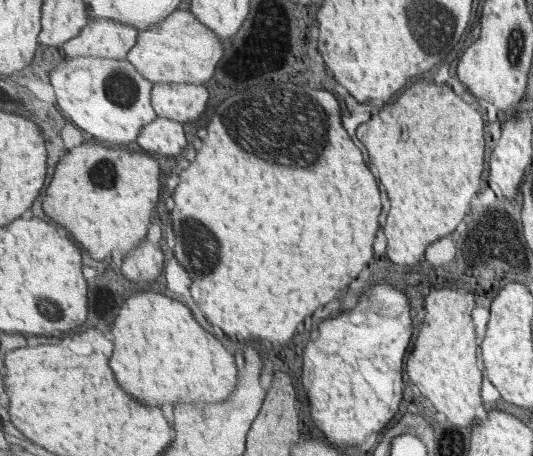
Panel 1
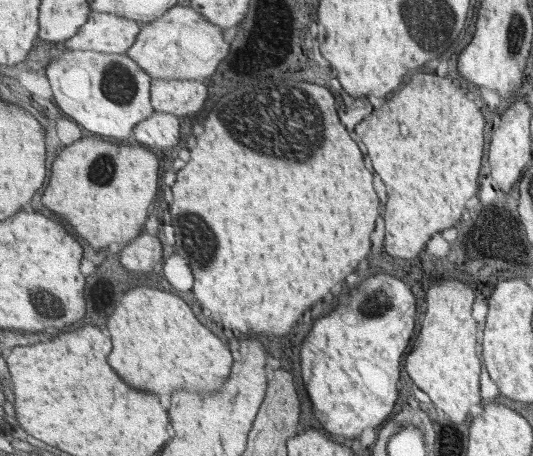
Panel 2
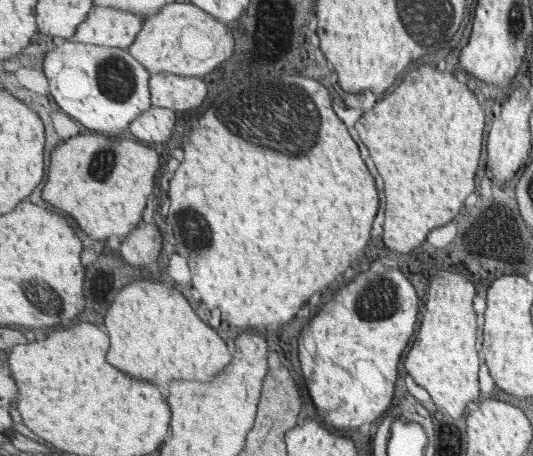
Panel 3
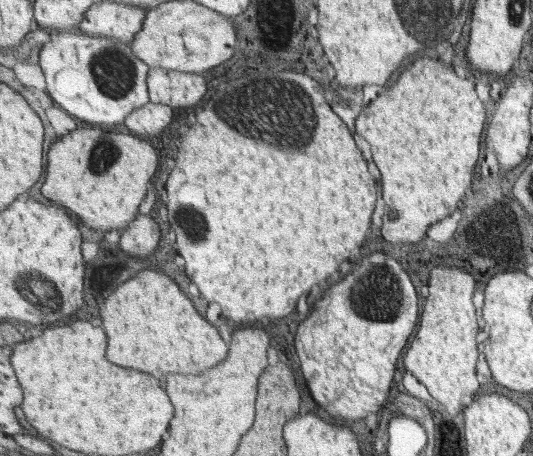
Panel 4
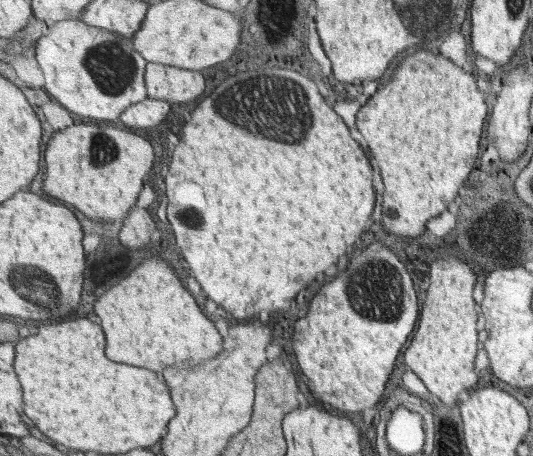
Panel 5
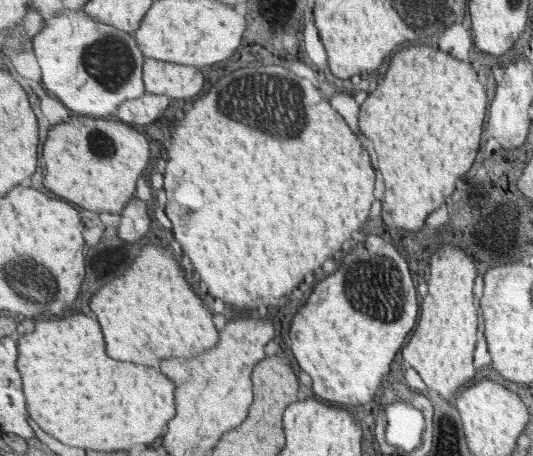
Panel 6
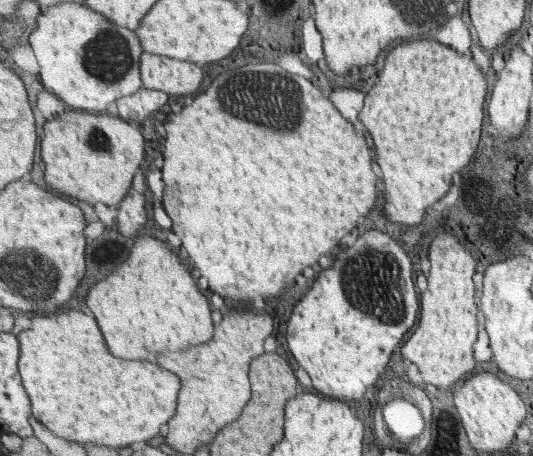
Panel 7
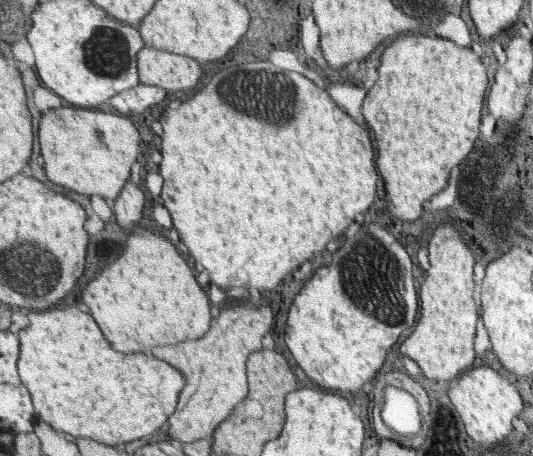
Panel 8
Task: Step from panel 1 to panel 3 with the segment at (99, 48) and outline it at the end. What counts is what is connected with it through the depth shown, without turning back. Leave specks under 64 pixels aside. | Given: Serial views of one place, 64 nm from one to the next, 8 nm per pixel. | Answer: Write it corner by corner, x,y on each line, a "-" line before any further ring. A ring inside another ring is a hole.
94,5
88,14
88,20
80,25
72,40
129,49
143,28
144,19
134,12

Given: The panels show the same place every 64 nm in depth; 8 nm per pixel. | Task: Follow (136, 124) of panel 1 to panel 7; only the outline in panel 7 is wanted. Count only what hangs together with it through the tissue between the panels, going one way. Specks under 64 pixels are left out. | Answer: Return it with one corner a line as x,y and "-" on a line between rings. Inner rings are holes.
62,2
41,10
36,19
37,27
29,36
29,44
39,62
39,80
44,89
60,97
65,106
75,110
98,114
124,96
139,92
144,86
141,74
141,57
144,47
133,29
115,25
100,12
95,12
84,2

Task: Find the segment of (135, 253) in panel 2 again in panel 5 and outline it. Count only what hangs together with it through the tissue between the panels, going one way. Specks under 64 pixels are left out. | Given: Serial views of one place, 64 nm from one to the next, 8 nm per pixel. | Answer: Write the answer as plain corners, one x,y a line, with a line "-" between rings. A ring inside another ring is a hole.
135,206
129,213
129,218
123,221
123,225
119,232
120,242
132,250
141,250
147,248
153,241
153,232
157,230
157,224
153,220
153,216

